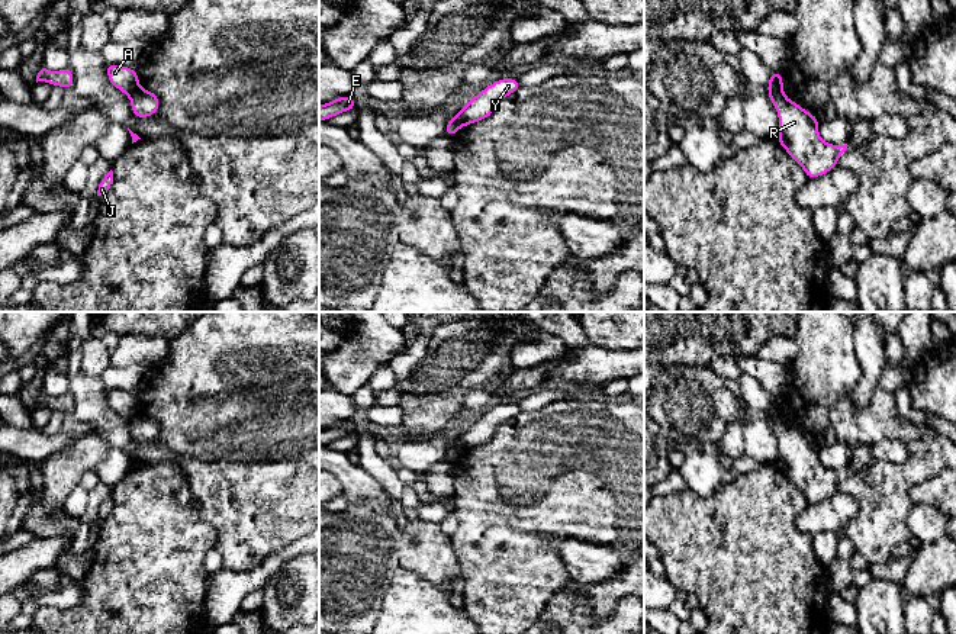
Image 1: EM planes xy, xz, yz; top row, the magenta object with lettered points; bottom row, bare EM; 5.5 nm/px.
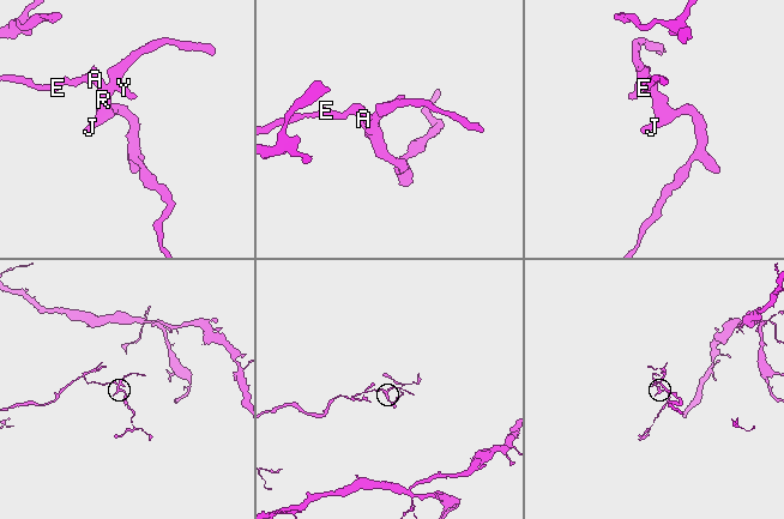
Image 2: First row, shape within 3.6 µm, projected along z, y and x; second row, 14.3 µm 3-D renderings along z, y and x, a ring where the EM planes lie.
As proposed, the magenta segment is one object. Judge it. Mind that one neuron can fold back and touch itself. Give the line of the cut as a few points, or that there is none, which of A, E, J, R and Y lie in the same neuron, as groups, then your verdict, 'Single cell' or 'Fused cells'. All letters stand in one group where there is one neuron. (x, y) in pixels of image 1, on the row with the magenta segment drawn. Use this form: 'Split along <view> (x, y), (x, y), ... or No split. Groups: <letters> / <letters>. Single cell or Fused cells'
Split along yz (768, 89), (782, 93). Groups: A E / J R Y. Fused cells

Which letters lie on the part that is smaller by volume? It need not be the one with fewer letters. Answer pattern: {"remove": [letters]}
{"remove": ["J", "R", "Y"]}

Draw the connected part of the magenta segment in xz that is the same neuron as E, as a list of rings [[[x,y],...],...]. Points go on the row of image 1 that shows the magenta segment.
[[[341,96],[326,104],[319,106],[319,120],[328,120],[342,112],[354,110],[355,102],[353,96]]]

